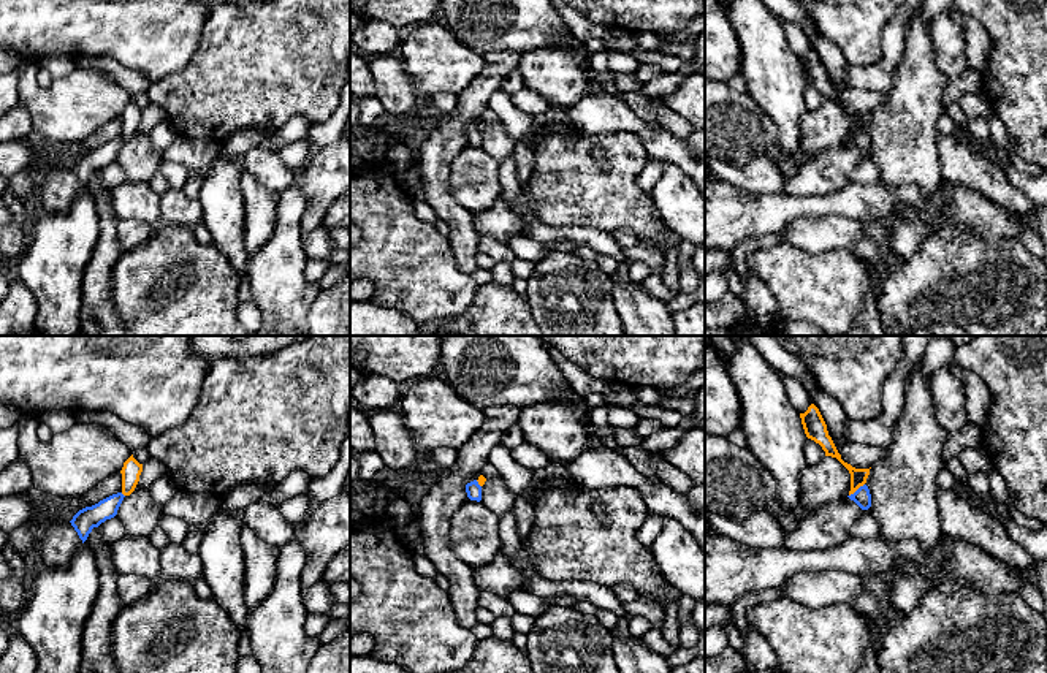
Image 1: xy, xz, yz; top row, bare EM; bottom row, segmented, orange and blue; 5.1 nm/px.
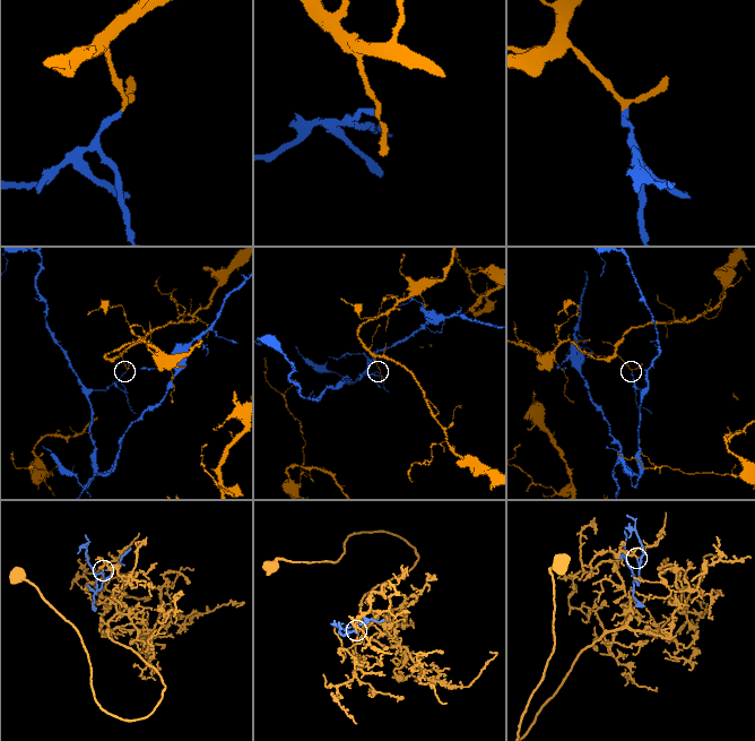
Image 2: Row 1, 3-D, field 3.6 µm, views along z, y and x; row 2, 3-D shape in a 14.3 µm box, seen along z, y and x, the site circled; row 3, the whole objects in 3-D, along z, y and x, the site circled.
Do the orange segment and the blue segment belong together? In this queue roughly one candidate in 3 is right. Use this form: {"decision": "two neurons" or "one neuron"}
{"decision": "two neurons"}

